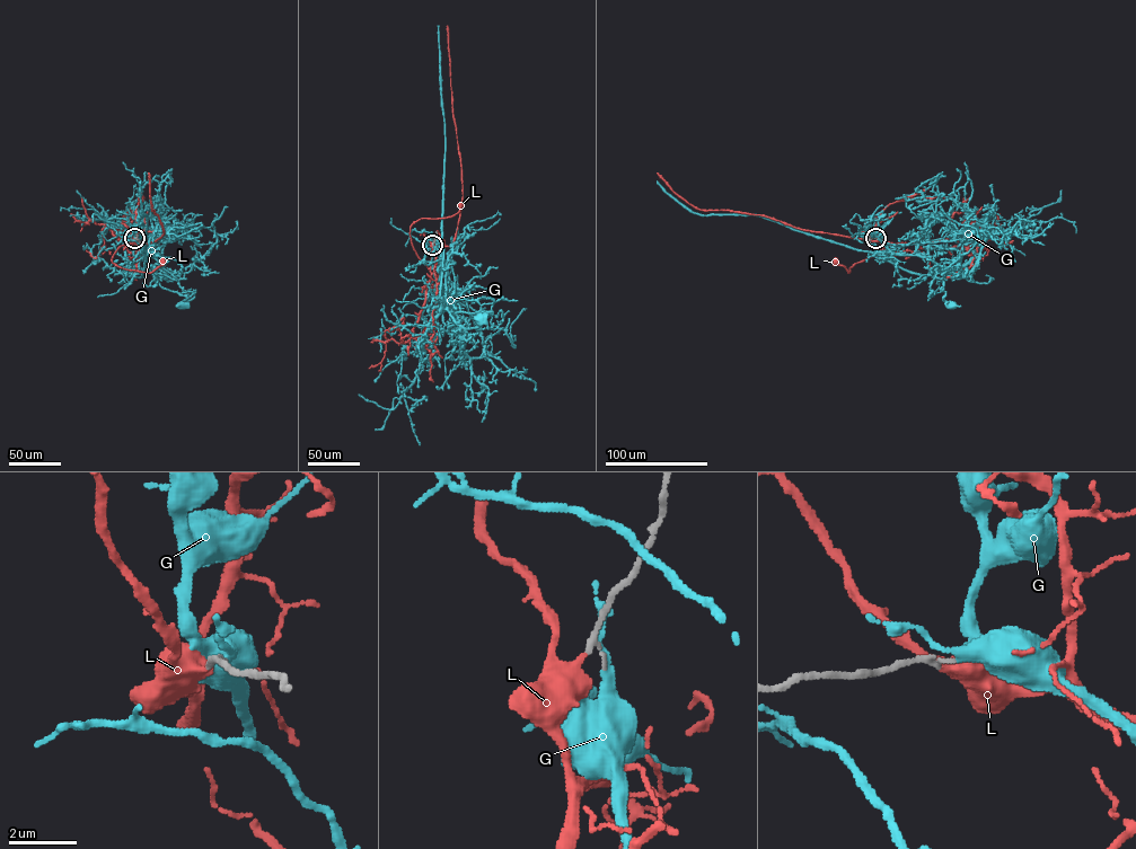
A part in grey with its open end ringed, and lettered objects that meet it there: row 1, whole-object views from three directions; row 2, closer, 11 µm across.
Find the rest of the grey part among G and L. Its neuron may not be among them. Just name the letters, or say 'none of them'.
L

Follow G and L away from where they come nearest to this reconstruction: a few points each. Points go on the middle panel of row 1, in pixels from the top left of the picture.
G: (433, 245), (434, 277), (445, 276), (452, 286), (446, 308), (455, 312), (492, 312), (483, 319)
L: (432, 245), (429, 268), (414, 249), (411, 226), (422, 218), (454, 215), (460, 204)

